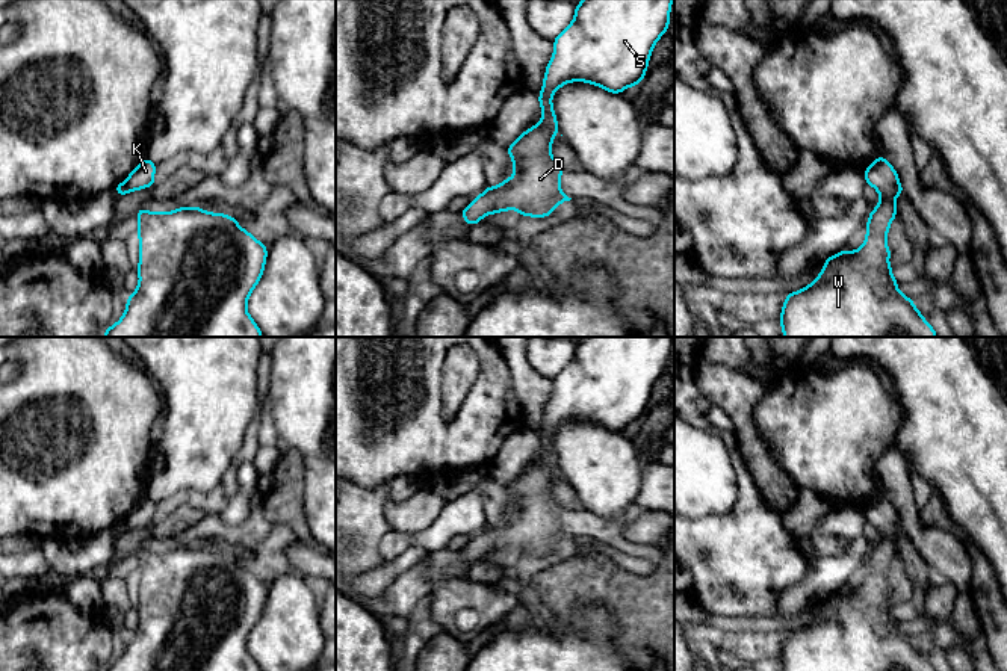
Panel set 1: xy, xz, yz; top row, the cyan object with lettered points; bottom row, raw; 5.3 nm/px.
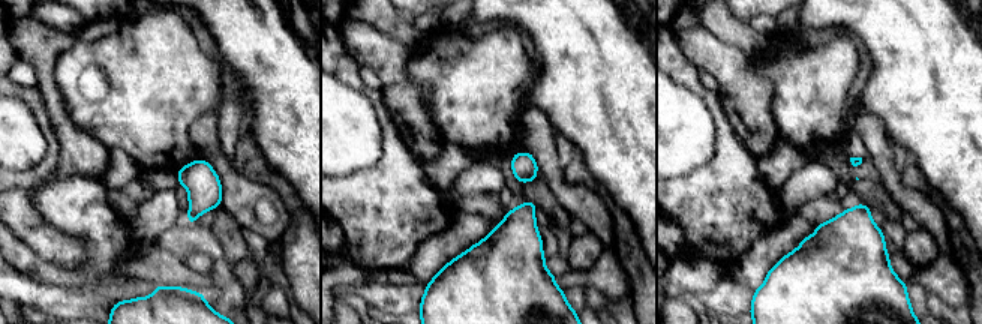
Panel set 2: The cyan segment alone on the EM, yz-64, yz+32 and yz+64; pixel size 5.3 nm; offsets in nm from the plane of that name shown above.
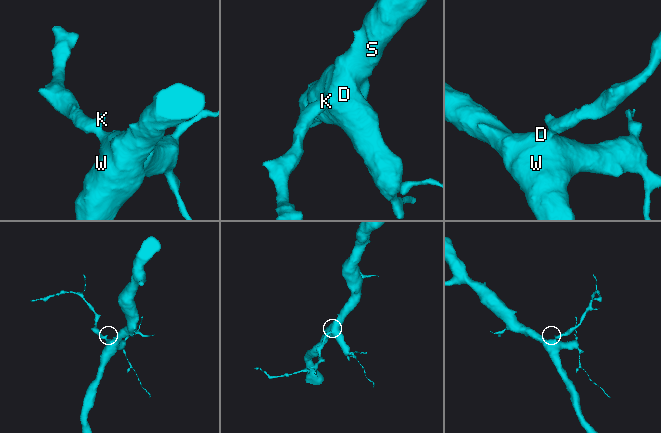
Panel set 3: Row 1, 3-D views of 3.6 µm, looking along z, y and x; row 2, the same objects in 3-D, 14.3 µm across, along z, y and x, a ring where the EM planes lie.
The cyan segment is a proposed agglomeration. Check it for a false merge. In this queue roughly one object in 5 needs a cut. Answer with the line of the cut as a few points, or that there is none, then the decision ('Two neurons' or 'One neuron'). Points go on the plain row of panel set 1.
No split. One neuron

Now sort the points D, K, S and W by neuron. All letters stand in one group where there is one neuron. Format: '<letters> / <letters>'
D K S W

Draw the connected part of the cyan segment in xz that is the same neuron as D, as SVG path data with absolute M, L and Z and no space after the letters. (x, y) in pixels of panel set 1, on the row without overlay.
M584 337L576 343L573 360L553 378L553 394L546 405L541 431L537 434L543 456L507 487L514 514L497 524L488 524L460 550L469 565L487 553L513 547L522 556L546 556L558 543L572 538L559 524L559 514L565 508L550 491L553 472L561 473L552 434L570 420L587 420L611 432L621 432L629 425L638 425L647 411L655 382L667 372L671 343L673 337Z

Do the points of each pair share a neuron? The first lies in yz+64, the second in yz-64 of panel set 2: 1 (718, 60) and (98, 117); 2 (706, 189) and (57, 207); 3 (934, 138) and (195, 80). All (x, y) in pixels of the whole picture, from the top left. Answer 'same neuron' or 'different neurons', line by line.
1: different neurons
2: same neuron
3: different neurons

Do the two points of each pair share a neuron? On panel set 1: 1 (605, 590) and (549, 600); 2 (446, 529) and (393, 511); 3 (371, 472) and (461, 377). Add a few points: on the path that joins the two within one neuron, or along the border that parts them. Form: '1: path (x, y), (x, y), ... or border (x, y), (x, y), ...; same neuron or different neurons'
1: path (591, 596), (563, 599); same neuron
2: border (448, 500), (428, 526), (415, 532), (396, 531); different neurons
3: border (442, 364), (440, 416), (449, 422); different neurons

